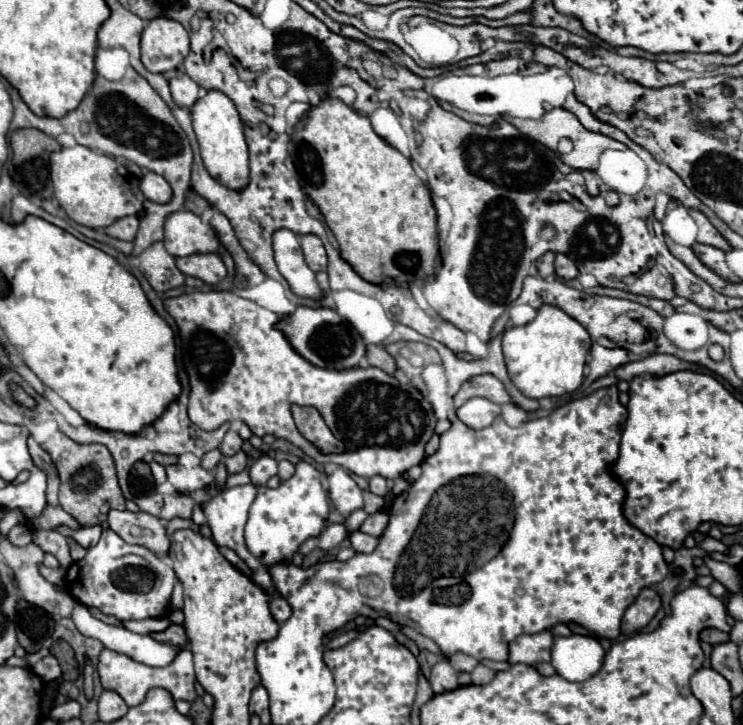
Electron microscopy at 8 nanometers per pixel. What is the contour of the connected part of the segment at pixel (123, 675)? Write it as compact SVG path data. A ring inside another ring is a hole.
M171 623L165 631L155 631L151 633L151 637L159 643L167 643L167 645L177 645L179 647L179 653L177 657L167 665L167 667L149 667L149 665L143 665L143 663L137 663L133 661L131 657L123 655L123 653L117 653L117 651L111 651L111 649L103 649L101 655L99 655L99 663L97 663L97 671L99 671L99 677L101 677L101 685L103 689L107 691L115 691L117 695L121 695L121 699L129 705L129 707L135 707L135 705L141 705L147 697L147 693L153 689L153 687L163 687L167 689L174 700L182 699L193 702L197 698L195 690L195 673L193 673L193 659L191 659L191 651L189 651L189 639L187 639L187 633L185 633L185 627L183 625L175 625Z

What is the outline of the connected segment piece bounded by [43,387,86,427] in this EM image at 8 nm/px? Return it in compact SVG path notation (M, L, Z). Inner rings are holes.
M45 387L45 391L47 397L43 397L43 399L47 399L47 401L49 401L49 403L63 415L65 421L68 421L74 427L86 424L86 421L79 415L79 413L71 408L65 400L57 395L57 393L48 387Z

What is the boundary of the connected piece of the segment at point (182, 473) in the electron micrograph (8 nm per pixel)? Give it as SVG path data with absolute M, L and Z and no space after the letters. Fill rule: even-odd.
M169 465L165 467L167 471L167 481L179 491L179 493L185 493L185 491L195 491L195 489L201 489L201 487L209 487L213 481L215 481L215 475L203 467L191 467L191 469L185 469L181 465Z

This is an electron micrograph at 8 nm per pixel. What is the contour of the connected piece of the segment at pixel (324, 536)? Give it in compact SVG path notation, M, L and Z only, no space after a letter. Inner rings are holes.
M343 523L327 525L327 529L319 537L319 547L327 551L331 547L337 547L345 537L349 537L349 531L347 531L347 527Z

